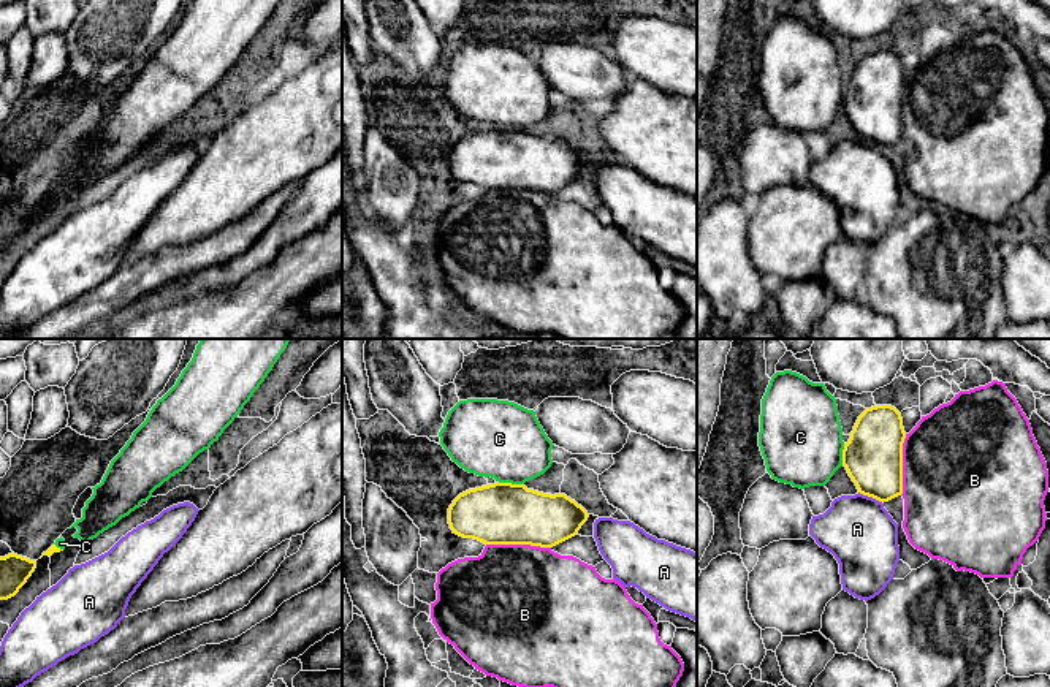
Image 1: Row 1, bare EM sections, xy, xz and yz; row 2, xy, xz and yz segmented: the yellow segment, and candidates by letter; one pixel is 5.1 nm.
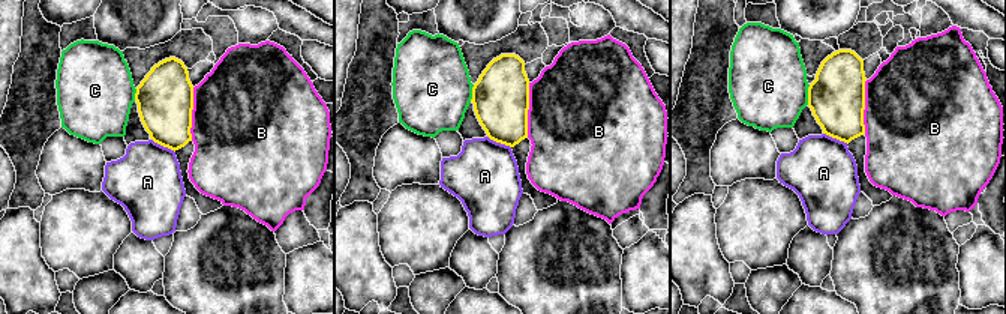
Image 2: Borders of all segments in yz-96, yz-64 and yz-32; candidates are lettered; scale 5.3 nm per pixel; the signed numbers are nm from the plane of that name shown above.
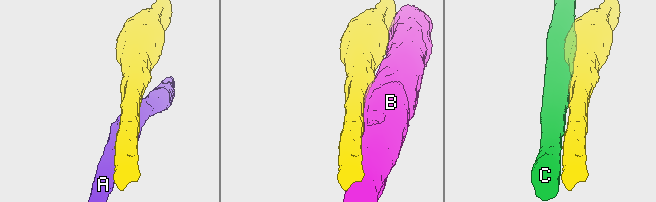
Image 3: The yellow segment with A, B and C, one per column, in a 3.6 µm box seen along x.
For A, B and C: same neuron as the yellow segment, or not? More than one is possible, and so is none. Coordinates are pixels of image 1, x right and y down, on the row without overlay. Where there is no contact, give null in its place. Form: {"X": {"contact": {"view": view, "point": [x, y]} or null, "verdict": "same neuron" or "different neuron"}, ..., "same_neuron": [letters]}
{"A": {"contact": {"view": "yz", "point": [871, 141]}, "verdict": "different neuron"}, "B": {"contact": {"view": "xz", "point": [518, 189]}, "verdict": "different neuron"}, "C": {"contact": {"view": "xz", "point": [512, 130]}, "verdict": "same neuron"}, "same_neuron": ["C"]}

